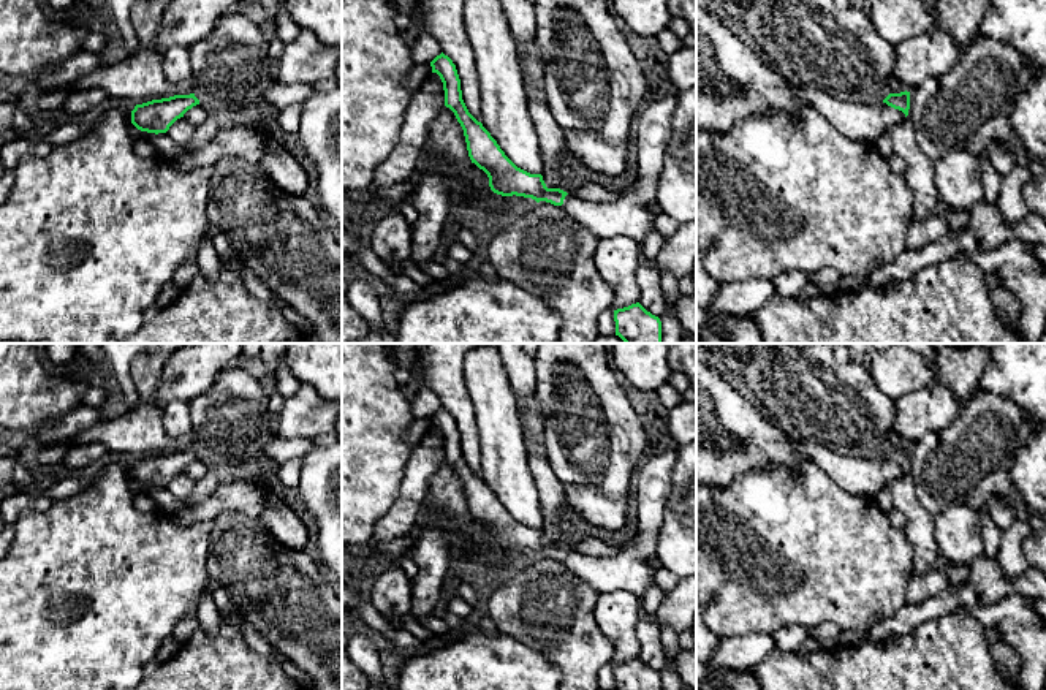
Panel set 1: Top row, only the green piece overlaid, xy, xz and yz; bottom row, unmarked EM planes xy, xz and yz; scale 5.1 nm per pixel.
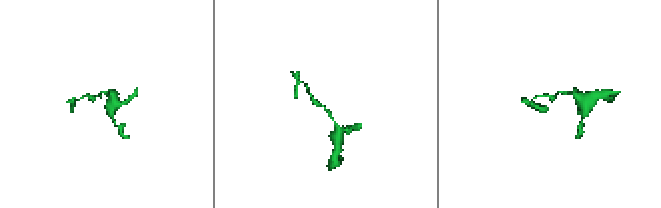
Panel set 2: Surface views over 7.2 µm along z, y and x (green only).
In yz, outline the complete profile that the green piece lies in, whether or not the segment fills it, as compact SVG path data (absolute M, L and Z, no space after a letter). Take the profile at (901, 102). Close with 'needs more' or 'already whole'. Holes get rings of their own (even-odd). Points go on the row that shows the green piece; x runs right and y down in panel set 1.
M900 92L900 93L889 93L883 103L886 103L888 106L899 109L905 114L905 117L908 116L908 109L910 109L910 92Z; already whole

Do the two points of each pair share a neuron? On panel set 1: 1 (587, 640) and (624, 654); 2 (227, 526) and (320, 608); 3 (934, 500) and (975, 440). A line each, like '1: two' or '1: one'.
1: two
2: one
3: one

